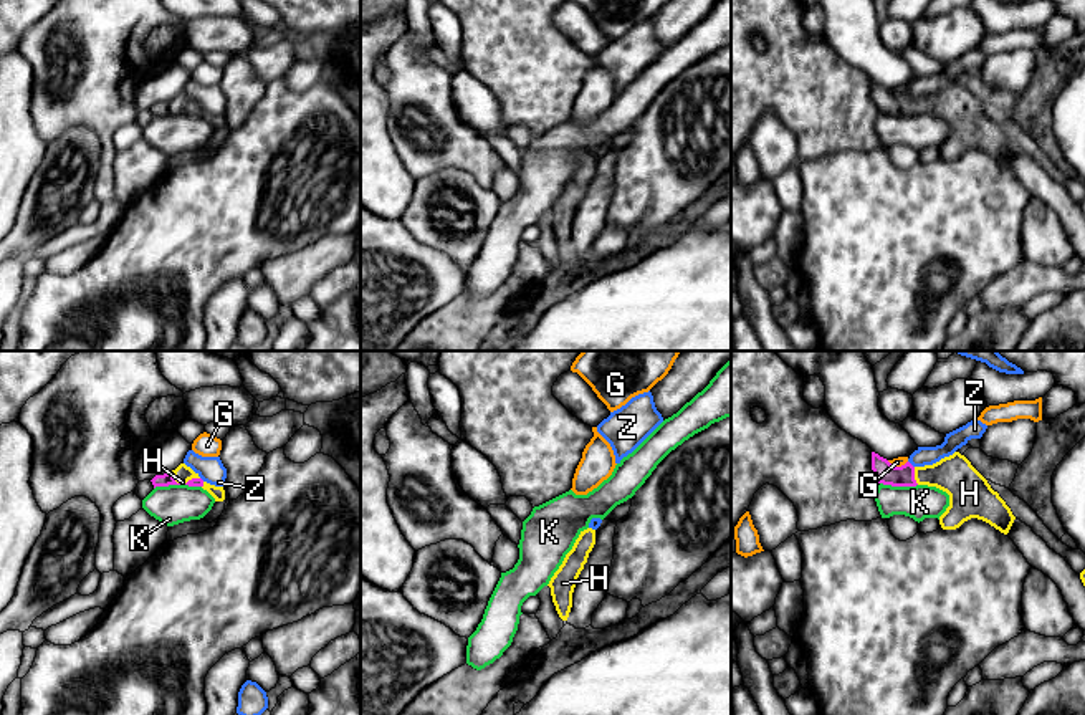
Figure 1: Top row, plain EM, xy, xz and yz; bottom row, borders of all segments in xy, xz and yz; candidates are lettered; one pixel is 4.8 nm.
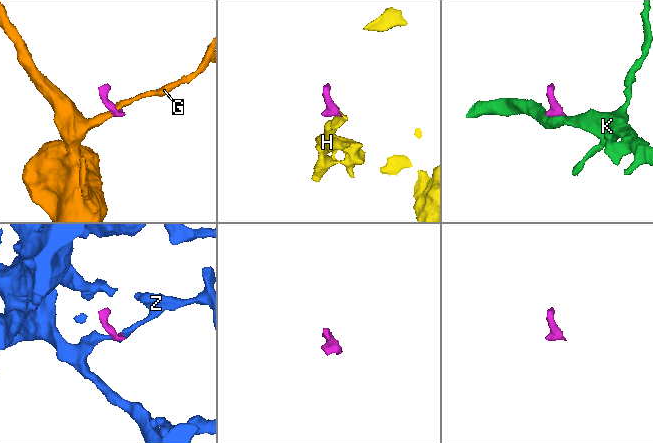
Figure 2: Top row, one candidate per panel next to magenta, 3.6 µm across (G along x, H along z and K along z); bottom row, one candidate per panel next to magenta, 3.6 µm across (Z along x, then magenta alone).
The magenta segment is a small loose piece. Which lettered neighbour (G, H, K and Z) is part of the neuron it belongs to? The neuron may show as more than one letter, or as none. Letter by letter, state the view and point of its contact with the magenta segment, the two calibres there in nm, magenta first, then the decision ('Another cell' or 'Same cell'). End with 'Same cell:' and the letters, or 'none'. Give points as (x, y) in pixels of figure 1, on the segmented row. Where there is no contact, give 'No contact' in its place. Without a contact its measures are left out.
G: Touches magenta at yz (897, 467). Thickness 100 nm (magenta) against 50 nm. Another cell
H: Touches magenta at yz (913, 475). Thickness 100 nm (magenta) against 190 nm. Same cell
K: Touches magenta at yz (898, 485). Thickness 100 nm (magenta) against 170 nm. Another cell
Z: Touches magenta at yz (910, 464). Thickness 100 nm (magenta) against 100 nm. Another cell
Same cell: H

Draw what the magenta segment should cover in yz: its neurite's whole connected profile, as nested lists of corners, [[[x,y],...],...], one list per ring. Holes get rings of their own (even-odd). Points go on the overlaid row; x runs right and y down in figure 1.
[[[872,452],[872,470],[883,485],[928,485],[946,492],[949,506],[939,516],[943,530],[956,530],[964,521],[977,518],[1007,535],[1016,520],[999,493],[959,452],[925,467],[913,467],[910,462],[893,467],[887,458]]]

